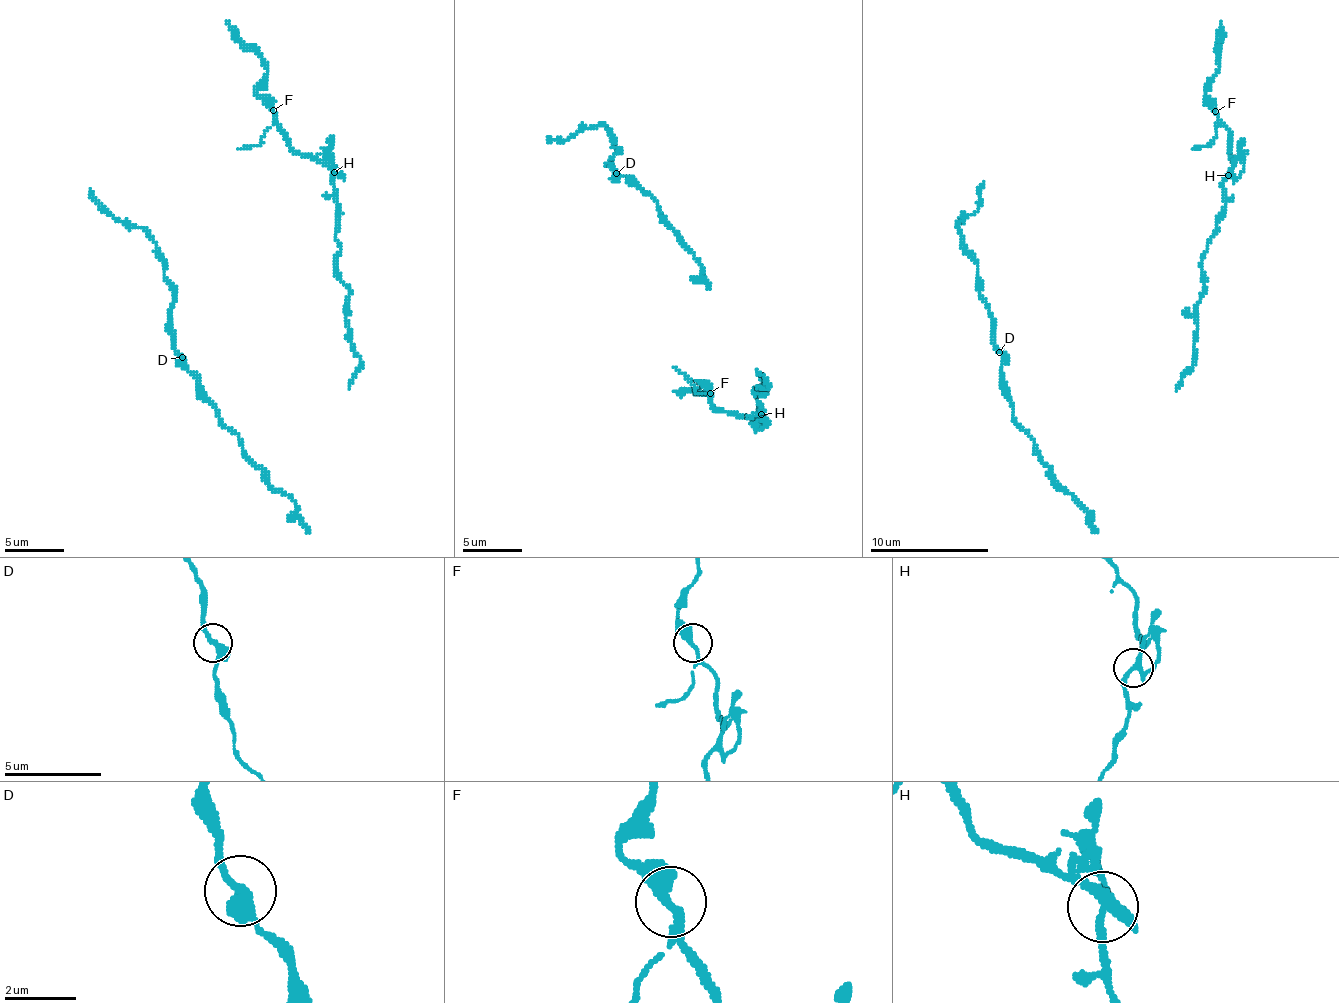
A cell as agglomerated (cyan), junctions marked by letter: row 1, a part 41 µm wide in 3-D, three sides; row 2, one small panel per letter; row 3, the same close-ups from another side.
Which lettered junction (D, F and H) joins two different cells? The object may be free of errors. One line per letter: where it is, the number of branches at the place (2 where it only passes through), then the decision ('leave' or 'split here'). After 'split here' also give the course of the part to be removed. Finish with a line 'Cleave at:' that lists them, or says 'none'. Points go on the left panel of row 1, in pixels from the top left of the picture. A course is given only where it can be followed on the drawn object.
D: at (182, 357); 3 branches meet; leave
F: at (273, 110); 3 branches meet; leave
H: at (334, 172); 3 branches meet; split here; foreign part runs (334, 172), (337, 279), (349, 291), (348, 341), (360, 365), (349, 389)
Cleave at: H

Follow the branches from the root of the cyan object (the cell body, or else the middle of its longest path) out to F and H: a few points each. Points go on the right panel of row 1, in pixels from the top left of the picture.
F: (1176, 391), (1193, 365), (1201, 254), (1226, 204), (1223, 180), (1234, 162), (1231, 135), (1215, 111)
H: (1176, 391), (1193, 365), (1197, 302), (1203, 290), (1201, 254), (1226, 204), (1223, 180), (1229, 174)

